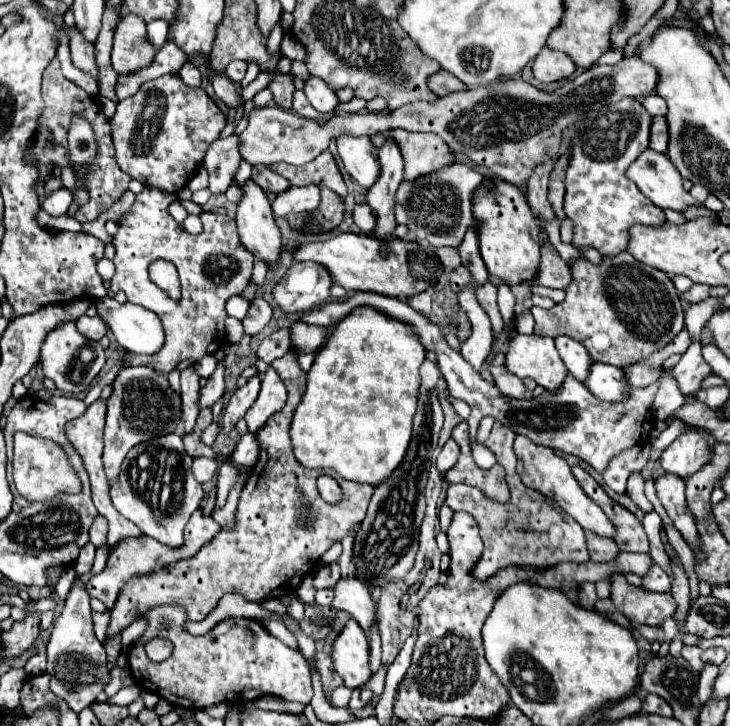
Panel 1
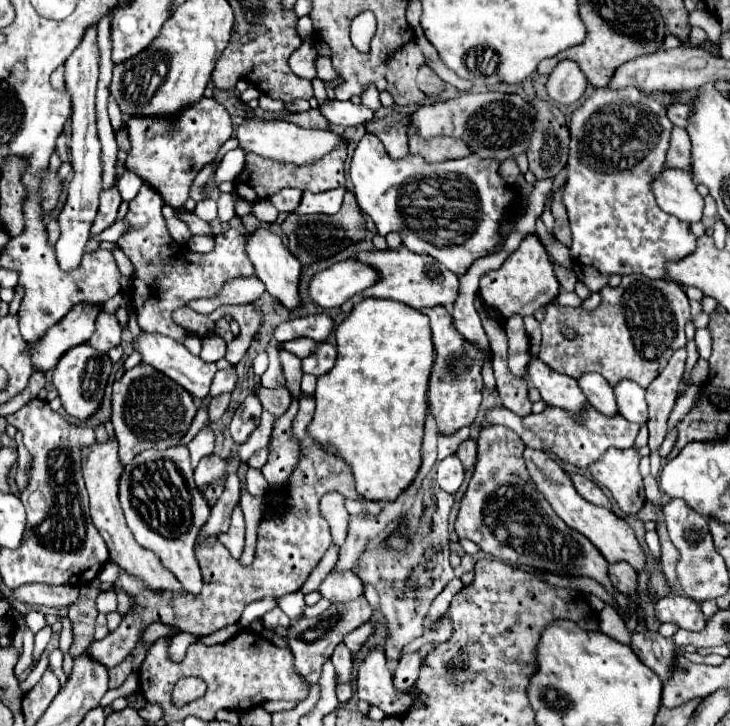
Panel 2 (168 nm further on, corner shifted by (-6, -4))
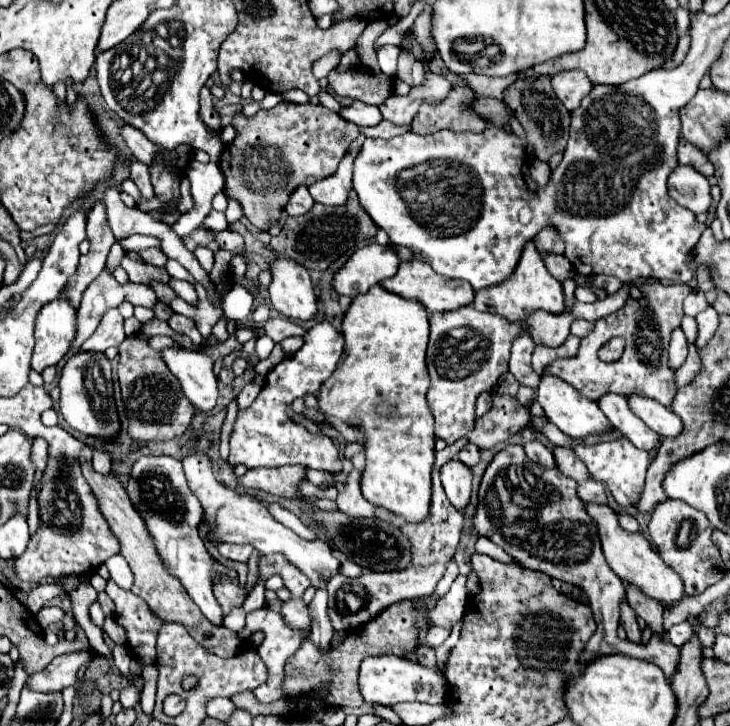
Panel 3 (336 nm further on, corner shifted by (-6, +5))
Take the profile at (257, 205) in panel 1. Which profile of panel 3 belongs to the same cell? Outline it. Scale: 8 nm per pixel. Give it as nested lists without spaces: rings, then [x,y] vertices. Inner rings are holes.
[[[274,261],[270,299],[278,313],[294,321],[310,321],[316,317],[316,295],[310,275],[294,261]]]

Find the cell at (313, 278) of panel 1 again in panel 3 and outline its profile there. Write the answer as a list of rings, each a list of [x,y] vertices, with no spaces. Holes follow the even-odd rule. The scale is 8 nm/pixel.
[[[378,243],[358,249],[334,277],[334,289],[340,295],[356,297],[366,293],[372,285],[394,277],[400,259],[392,247]]]

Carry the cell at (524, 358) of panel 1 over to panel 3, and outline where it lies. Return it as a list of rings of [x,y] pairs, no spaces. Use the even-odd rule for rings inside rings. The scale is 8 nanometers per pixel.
[[[544,375],[540,379],[538,385],[538,403],[542,405],[546,417],[560,429],[564,431],[568,437],[574,439],[584,439],[588,435],[604,435],[604,433],[612,433],[614,427],[612,423],[606,419],[606,415],[600,411],[600,407],[596,403],[592,403],[590,399],[586,399],[584,395],[580,395],[572,385],[564,383],[558,377],[552,375]]]

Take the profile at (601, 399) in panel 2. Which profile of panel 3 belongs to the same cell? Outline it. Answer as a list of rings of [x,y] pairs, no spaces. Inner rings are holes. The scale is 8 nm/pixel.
[[[604,395],[598,401],[598,407],[606,413],[606,417],[610,419],[610,423],[624,435],[624,439],[628,439],[634,447],[644,449],[644,451],[654,451],[656,447],[660,447],[660,437],[656,433],[652,433],[650,427],[646,427],[642,423],[642,419],[638,419],[630,407],[628,401],[624,397],[618,395]]]

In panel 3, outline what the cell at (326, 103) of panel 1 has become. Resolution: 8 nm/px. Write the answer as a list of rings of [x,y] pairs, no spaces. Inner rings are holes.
[[[354,101],[350,107],[342,109],[340,115],[344,119],[348,119],[350,123],[356,123],[358,127],[372,127],[372,125],[378,125],[382,121],[382,113],[378,107],[364,105],[360,101]]]

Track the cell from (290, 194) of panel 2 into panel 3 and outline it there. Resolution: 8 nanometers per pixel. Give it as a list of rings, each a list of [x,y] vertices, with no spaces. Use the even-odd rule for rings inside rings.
[[[298,187],[292,195],[290,195],[290,201],[286,205],[286,213],[296,217],[296,215],[304,215],[312,209],[314,201],[312,201],[312,195],[308,193],[308,187]]]

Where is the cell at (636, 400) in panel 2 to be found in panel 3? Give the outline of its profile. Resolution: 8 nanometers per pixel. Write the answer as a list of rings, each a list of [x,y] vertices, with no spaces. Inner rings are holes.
[[[632,395],[632,397],[628,397],[628,405],[660,437],[678,437],[684,429],[680,417],[674,411],[670,411],[668,407],[656,403],[648,397]]]

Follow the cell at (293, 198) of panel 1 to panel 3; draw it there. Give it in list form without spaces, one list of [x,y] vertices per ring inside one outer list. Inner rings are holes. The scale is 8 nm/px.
[[[354,153],[344,155],[344,159],[340,161],[340,167],[334,175],[320,179],[308,187],[310,195],[314,197],[316,203],[344,205],[344,201],[348,199],[348,193],[352,189],[352,161],[354,161]]]

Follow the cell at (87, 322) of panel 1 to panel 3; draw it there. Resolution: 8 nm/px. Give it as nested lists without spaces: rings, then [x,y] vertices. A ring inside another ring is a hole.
[[[110,309],[108,313],[104,313],[98,329],[82,343],[82,351],[104,353],[108,347],[118,347],[126,337],[122,323],[124,319],[118,309]]]

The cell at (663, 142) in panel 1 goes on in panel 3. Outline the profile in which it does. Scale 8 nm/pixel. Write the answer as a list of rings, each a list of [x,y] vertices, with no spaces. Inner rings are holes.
[[[686,141],[678,143],[678,161],[684,163],[684,165],[690,165],[694,169],[698,169],[704,177],[712,177],[714,175],[714,167],[710,165],[708,157],[700,149],[696,149],[694,145],[690,145]]]

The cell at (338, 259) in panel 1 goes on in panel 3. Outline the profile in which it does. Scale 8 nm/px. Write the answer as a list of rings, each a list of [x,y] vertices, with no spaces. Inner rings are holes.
[[[408,261],[408,263],[400,263],[400,269],[398,273],[392,277],[392,279],[386,279],[382,281],[382,285],[404,297],[404,299],[416,299],[420,303],[424,303],[424,307],[432,313],[432,311],[454,311],[454,309],[460,309],[464,305],[470,305],[474,301],[474,289],[472,285],[468,285],[468,281],[458,281],[458,279],[446,279],[446,277],[440,277],[438,273],[434,273],[430,269],[428,263],[424,261]]]

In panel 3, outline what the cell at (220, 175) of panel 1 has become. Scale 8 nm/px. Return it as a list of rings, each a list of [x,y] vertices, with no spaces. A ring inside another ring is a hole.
[[[210,211],[202,223],[202,227],[208,227],[210,231],[224,231],[228,229],[228,221],[224,217],[224,213],[220,211]]]

